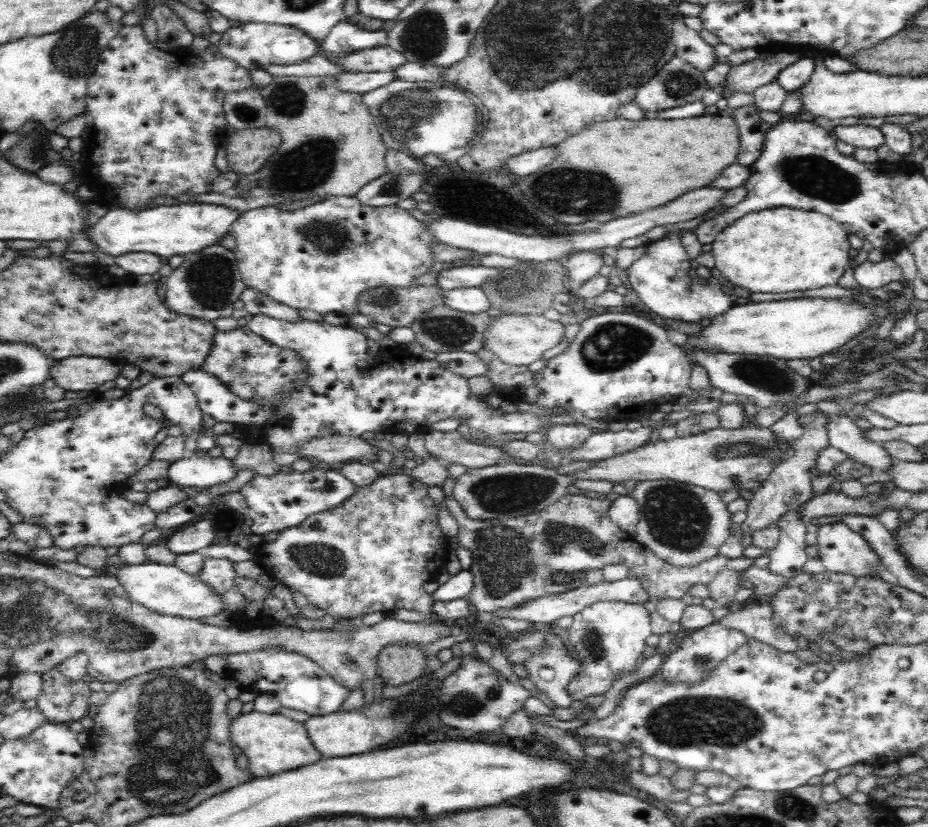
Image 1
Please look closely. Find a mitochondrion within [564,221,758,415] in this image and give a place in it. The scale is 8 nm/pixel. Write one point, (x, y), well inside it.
(612, 345)

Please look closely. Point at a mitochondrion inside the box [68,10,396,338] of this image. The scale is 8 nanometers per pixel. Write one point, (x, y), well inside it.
(313, 162)

